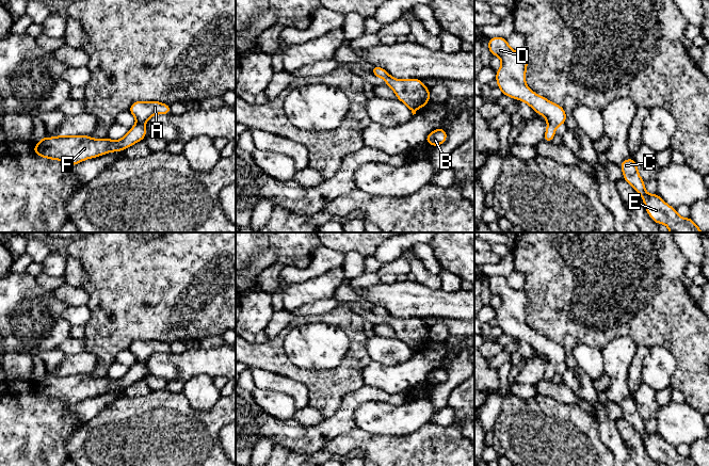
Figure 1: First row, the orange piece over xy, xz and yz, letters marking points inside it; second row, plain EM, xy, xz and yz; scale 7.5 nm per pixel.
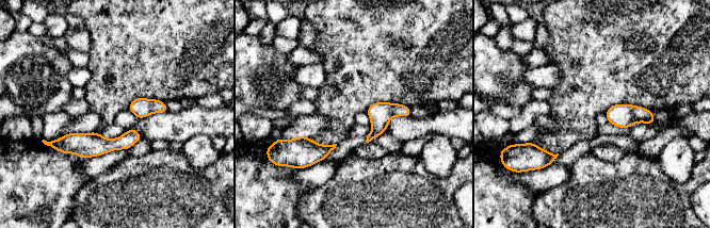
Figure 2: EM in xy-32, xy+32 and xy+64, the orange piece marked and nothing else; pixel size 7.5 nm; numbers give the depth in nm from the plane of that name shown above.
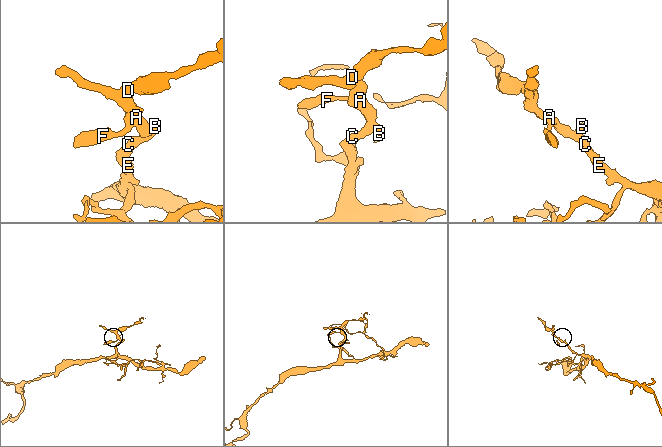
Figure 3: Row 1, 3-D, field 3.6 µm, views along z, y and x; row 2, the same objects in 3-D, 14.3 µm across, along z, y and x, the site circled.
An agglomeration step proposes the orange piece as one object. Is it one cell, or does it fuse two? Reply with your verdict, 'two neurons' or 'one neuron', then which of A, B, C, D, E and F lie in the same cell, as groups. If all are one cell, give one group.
one neuron; A B C D E F

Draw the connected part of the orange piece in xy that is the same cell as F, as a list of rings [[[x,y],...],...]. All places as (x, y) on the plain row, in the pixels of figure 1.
[[[159,340],[133,341],[129,347],[135,356],[136,363],[129,371],[117,380],[108,376],[92,377],[88,374],[59,374],[39,379],[33,386],[33,390],[43,397],[60,399],[68,405],[72,405],[86,398],[96,397],[107,391],[124,389],[136,381],[141,381],[146,374],[145,363],[156,353],[170,353],[171,347]]]

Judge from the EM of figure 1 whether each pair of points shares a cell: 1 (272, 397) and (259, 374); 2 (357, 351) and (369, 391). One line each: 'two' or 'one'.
1: two
2: two

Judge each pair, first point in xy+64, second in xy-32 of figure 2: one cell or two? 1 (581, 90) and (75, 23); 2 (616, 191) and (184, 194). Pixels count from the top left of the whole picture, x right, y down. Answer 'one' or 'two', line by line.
1: two
2: one

